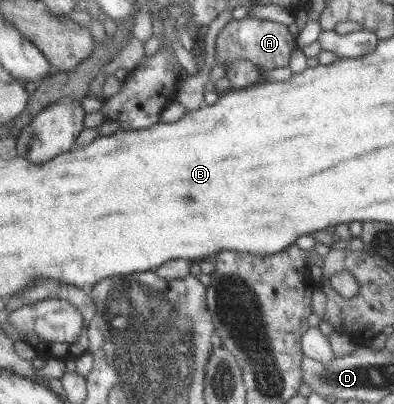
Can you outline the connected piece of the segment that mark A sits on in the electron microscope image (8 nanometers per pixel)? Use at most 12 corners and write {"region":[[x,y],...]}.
{"region":[[250,16],[217,34],[214,63],[285,67],[296,36]]}

